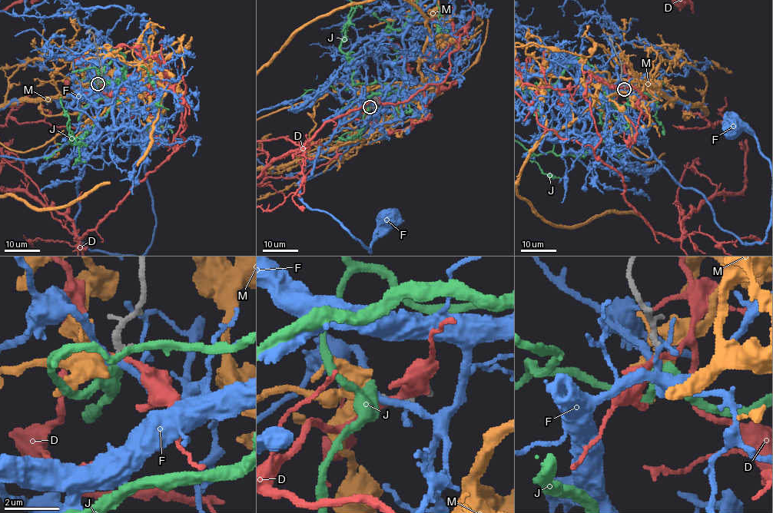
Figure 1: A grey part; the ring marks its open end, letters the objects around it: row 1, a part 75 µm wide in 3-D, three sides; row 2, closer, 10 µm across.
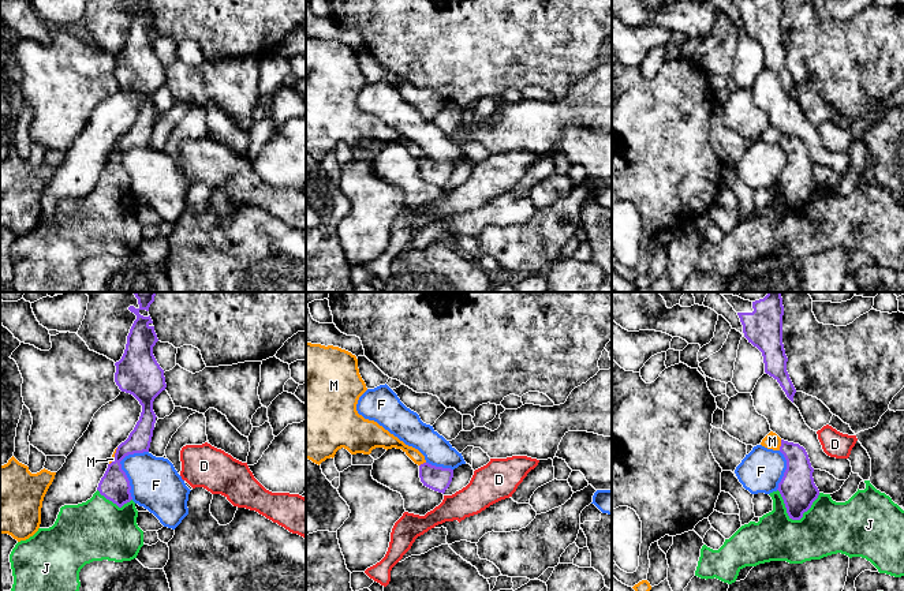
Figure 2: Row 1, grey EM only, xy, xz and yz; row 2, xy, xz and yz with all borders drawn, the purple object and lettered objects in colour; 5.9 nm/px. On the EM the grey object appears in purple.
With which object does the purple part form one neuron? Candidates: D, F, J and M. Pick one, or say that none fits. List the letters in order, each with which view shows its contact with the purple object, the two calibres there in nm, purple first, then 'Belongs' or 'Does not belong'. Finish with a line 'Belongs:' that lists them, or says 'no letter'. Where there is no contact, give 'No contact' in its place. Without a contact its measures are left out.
D: No contact. Does not belong
F: Touches purple in xy. Thickness 180 nm (purple) against 300 nm. Does not belong
J: Touches purple in yz. Thickness 200 nm (purple) against 320 nm. Belongs
M: Touches purple in yz. Thickness 190 nm (purple) against 100 nm. Does not belong
Belongs: J

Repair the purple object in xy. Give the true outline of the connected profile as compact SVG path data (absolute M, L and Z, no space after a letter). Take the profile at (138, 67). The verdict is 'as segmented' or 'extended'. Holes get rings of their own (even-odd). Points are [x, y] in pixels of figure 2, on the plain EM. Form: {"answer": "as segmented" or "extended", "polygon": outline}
{"answer": "extended", "polygon": "M130 0L128 4L137 10L130 27L124 48L115 57L115 76L122 86L132 89L142 100L139 115L128 132L122 136L115 147L115 154L101 172L97 186L90 194L78 199L64 199L60 202L55 218L38 225L26 235L15 239L10 248L14 270L14 292L75 292L81 276L81 263L93 255L131 255L137 253L143 240L143 225L137 218L138 205L131 191L131 180L120 156L134 147L149 146L156 108L153 105L154 93L167 82L164 64L153 49L153 41L158 35L153 15L139 8L149 5L150 0Z"}

